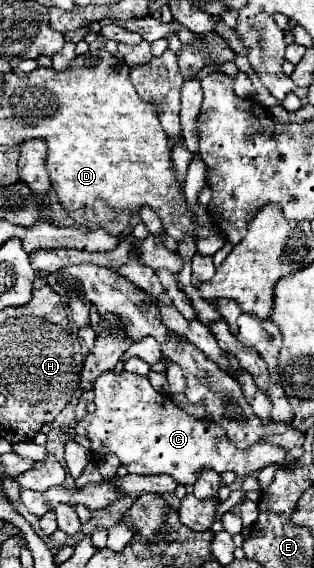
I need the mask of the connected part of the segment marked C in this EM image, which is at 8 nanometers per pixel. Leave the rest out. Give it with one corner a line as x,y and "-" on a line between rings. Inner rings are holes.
105,371
97,377
93,387
97,409
75,425
75,433
91,439
93,455
101,457
113,453
131,473
167,473
181,485
193,485
199,471
205,467
217,473
233,471
239,477
245,477
271,463
283,463
283,467
289,467
295,461
291,459
285,463
285,451
267,443
257,443
247,451
239,451
221,427
215,427
215,423
201,423
193,415
187,415
169,395
157,393
143,375
129,371
115,375
113,371

